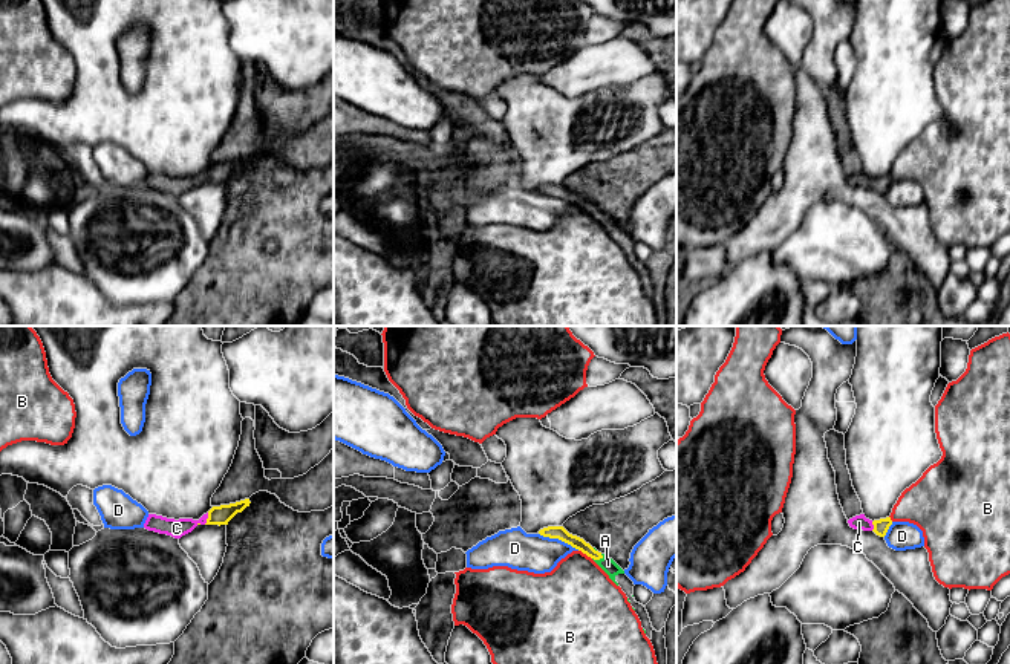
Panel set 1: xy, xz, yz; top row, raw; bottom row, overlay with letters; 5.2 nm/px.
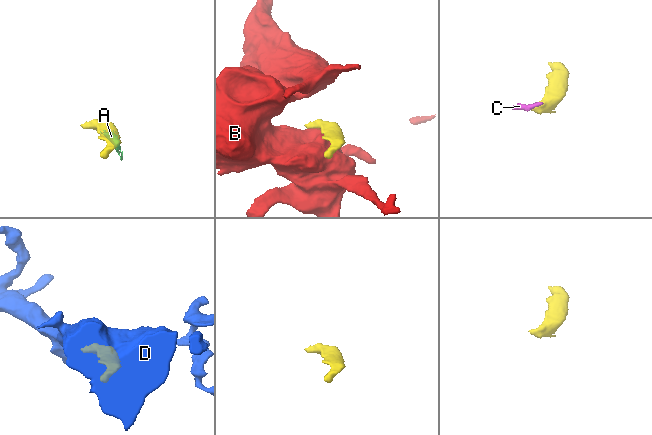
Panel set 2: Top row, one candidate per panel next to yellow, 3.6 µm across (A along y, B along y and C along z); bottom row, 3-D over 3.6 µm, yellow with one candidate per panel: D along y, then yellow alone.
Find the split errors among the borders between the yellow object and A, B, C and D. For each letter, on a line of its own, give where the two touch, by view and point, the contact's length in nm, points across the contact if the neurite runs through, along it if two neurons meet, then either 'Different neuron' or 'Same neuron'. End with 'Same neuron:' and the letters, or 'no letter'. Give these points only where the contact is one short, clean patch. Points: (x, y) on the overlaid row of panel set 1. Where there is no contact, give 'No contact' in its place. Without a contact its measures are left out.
A: Touches yellow at xz (597, 559). Shared border 70 nm. Same neuron
B: Touches yellow at xz (585, 553). Shared border 90 nm. Different neuron
C: Touches yellow at xy (207, 519). Shared border 70 nm. Path across: xy (222, 514), (207, 519), (176, 528). Same neuron
D: Touches yellow at xz (559, 539). Shared border 240 nm. Boundary: xz (539, 533), (557, 537), (579, 550). Different neuron
Same neuron: A, C

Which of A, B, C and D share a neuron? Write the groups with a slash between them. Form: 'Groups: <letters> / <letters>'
Groups: A C / B / D

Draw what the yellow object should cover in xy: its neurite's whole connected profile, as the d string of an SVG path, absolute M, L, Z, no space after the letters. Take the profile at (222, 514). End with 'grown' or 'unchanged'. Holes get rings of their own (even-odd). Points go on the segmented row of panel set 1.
M249 499L213 506L207 514L204 514L199 520L193 519L167 519L156 514L148 514L144 528L148 531L155 531L159 534L167 534L174 539L181 539L182 535L191 532L199 523L200 525L228 525L228 522L237 514L242 513L246 506L249 506Z; grown

